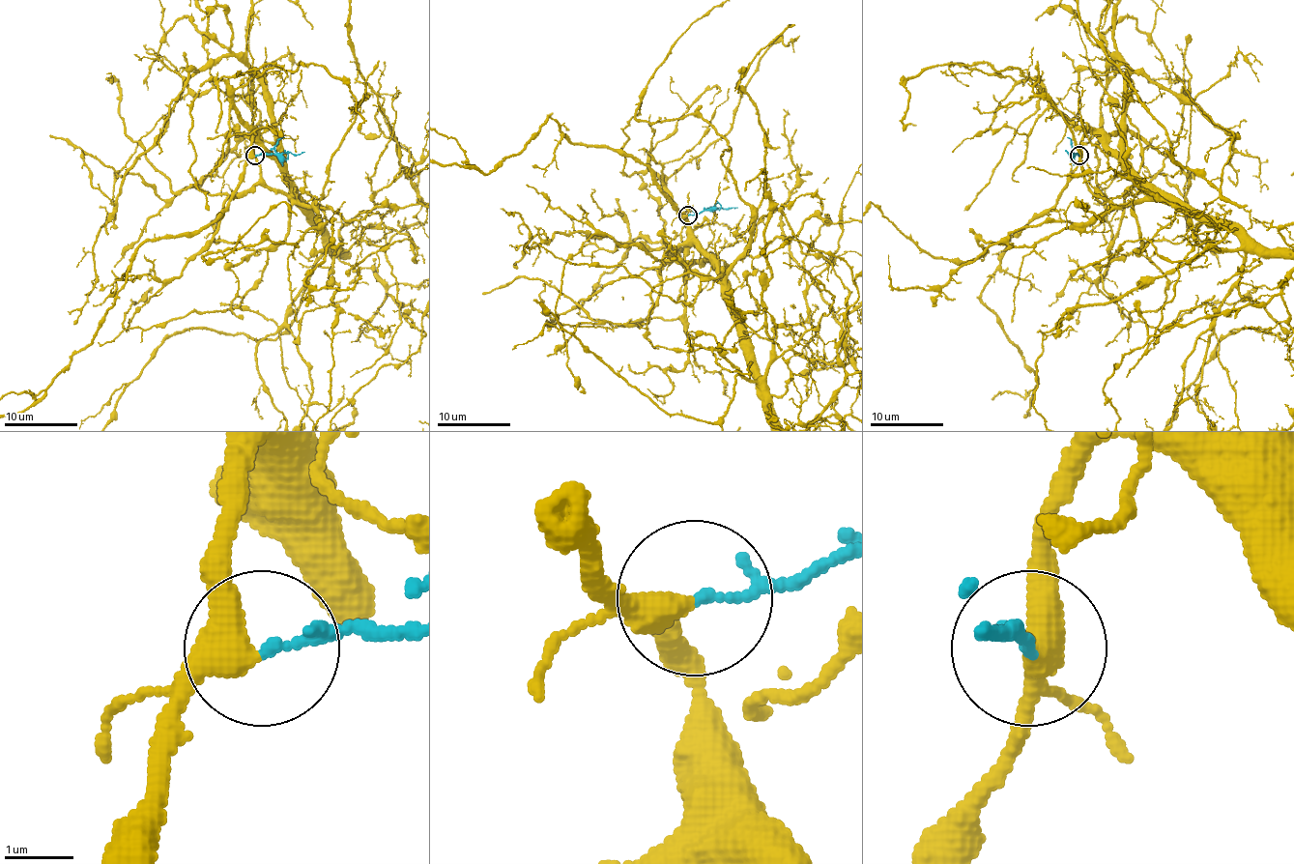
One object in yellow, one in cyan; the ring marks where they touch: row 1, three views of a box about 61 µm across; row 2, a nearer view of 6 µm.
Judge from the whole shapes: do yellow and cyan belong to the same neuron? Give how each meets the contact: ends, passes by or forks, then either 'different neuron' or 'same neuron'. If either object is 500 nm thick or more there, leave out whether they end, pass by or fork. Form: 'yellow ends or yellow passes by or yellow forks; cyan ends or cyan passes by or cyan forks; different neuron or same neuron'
yellow passes by; cyan passes by; same neuron

